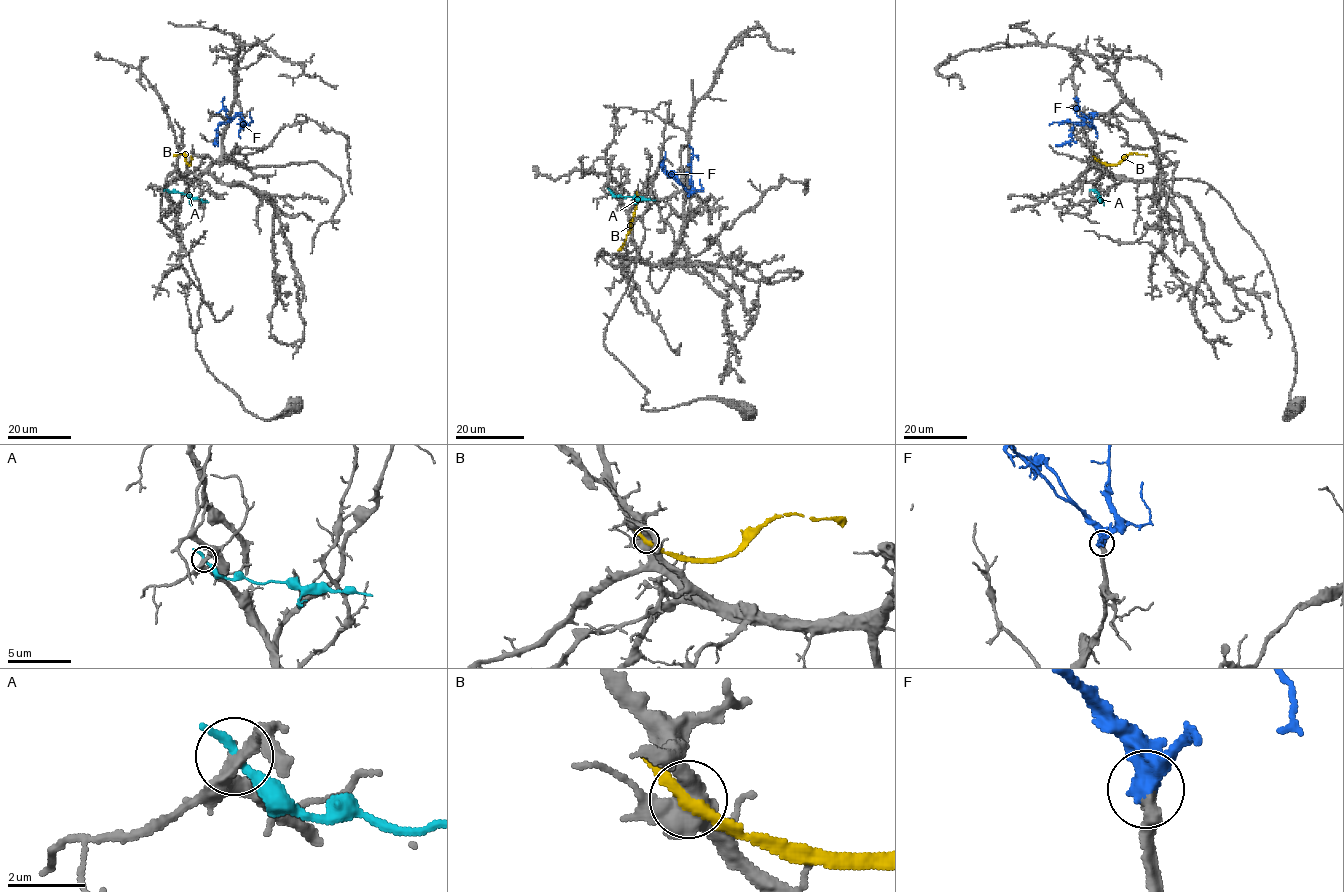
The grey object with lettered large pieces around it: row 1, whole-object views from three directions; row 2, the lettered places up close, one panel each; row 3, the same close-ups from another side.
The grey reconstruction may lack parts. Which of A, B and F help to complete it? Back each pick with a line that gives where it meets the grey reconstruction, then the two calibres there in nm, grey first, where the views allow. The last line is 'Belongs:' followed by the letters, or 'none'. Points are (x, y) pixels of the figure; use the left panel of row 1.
F: contact (240, 114); calibres 480 and 500 nm
Belongs: F

